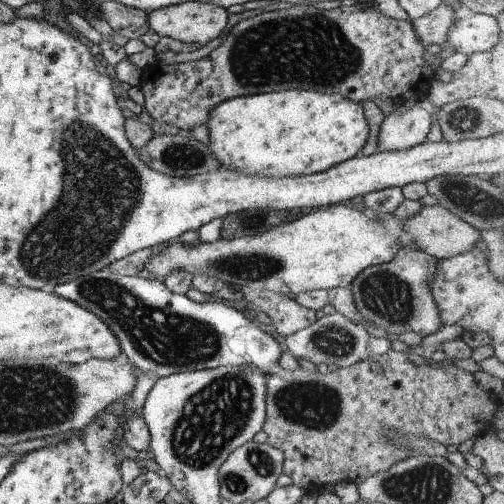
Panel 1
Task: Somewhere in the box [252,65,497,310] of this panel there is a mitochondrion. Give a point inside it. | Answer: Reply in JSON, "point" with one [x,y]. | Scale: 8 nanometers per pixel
{"point":[462,120]}

